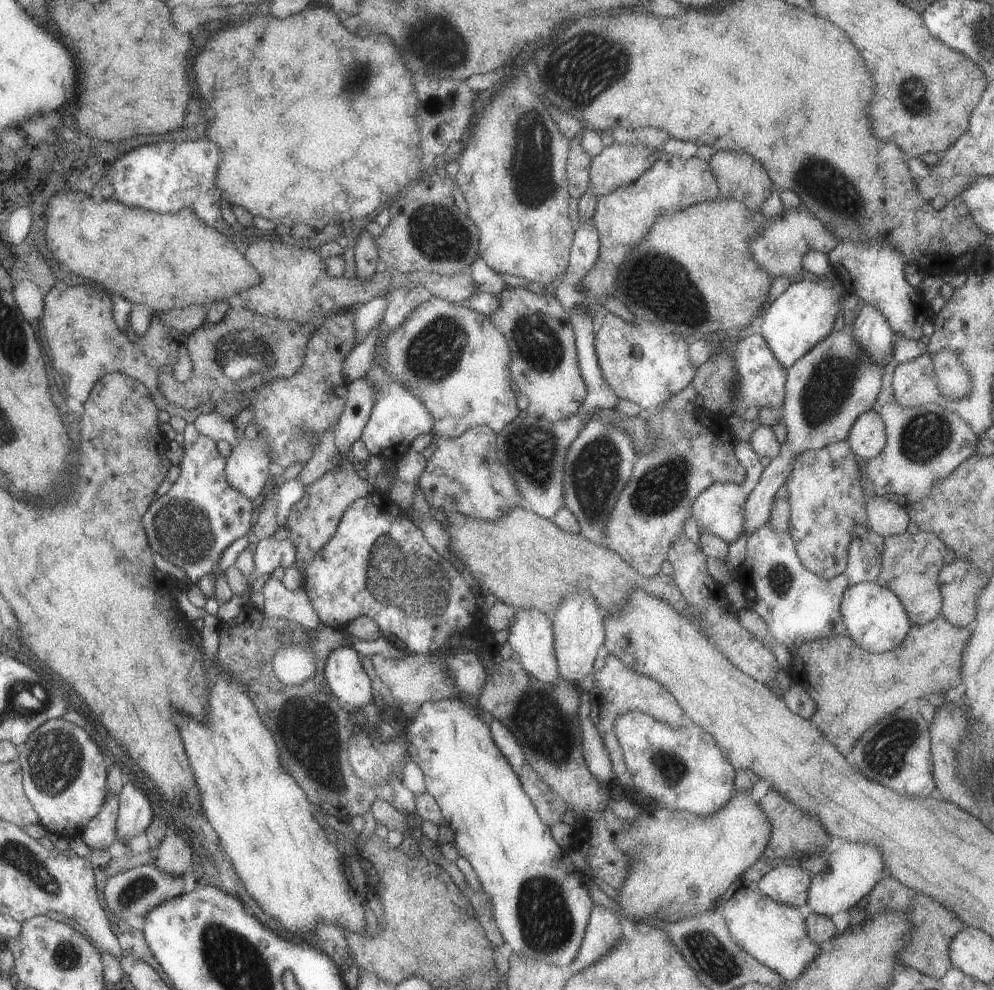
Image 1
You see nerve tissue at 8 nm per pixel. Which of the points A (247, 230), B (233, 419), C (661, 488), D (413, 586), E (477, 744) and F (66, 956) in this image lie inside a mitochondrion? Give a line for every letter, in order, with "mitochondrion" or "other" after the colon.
A: other
B: other
C: mitochondrion
D: mitochondrion
E: other
F: mitochondrion

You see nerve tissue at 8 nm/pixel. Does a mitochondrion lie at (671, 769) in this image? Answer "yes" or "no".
yes

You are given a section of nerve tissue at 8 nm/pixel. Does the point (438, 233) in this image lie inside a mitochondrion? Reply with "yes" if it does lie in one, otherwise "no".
yes

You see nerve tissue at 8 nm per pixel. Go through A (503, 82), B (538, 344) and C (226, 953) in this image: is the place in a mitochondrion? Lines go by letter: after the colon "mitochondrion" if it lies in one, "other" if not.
A: other
B: mitochondrion
C: mitochondrion

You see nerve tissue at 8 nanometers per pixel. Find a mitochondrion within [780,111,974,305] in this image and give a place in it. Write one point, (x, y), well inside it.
(828, 186)

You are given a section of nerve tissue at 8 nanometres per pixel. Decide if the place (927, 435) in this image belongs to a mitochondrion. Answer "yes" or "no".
yes

